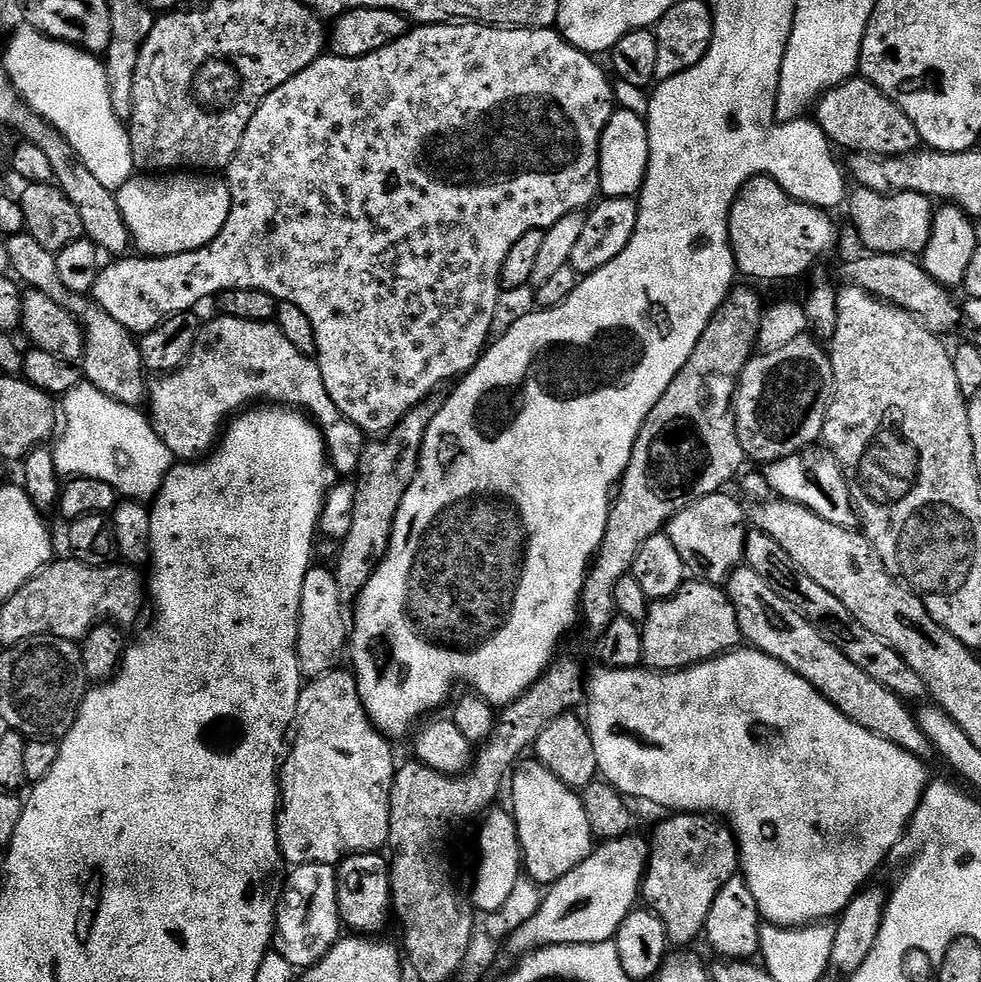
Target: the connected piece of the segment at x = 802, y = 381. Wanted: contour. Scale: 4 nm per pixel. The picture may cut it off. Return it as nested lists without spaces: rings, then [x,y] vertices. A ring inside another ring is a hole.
[[[811,335],[794,338],[782,350],[753,355],[736,383],[734,401],[736,433],[745,457],[753,465],[767,466],[813,447],[824,435],[833,386],[829,349]]]

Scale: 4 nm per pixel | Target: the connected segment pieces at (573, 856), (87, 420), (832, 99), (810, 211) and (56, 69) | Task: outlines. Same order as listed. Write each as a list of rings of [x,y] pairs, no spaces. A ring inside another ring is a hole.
[[[528,759],[517,763],[510,776],[510,815],[516,822],[516,839],[520,841],[522,868],[527,879],[539,886],[551,886],[590,855],[594,837],[581,793],[554,778],[539,760]]]
[[[87,382],[74,386],[62,397],[62,431],[55,441],[52,453],[61,477],[94,478],[98,482],[106,482],[121,497],[141,502],[151,501],[159,494],[165,476],[174,466],[172,451],[166,442],[162,442],[162,438],[158,438],[151,419],[140,408],[116,402]]]
[[[853,78],[824,93],[814,105],[814,123],[837,149],[849,148],[852,154],[869,156],[905,156],[917,151],[921,143],[914,122],[890,98],[886,98],[868,80]]]
[[[755,176],[747,180],[736,196],[728,215],[728,243],[736,259],[736,271],[741,277],[749,276],[752,280],[796,280],[799,276],[807,277],[812,269],[821,263],[827,252],[836,252],[838,231],[829,213],[823,208],[814,208],[796,200],[774,182],[771,176]]]
[[[23,26],[12,36],[8,44],[8,53],[2,60],[2,67],[8,72],[13,88],[18,90],[20,99],[29,104],[47,124],[59,130],[74,146],[74,150],[86,162],[90,174],[102,182],[102,186],[119,190],[126,181],[133,179],[132,147],[125,121],[114,114],[114,102],[110,100],[108,69],[99,55],[83,47],[63,40],[52,40],[44,36],[37,28]]]

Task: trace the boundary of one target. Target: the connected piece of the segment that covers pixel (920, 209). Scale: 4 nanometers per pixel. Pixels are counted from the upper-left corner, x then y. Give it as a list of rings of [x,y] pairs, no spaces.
[[[858,186],[849,193],[849,206],[853,222],[851,225],[869,253],[918,254],[924,250],[926,242],[929,241],[934,204],[927,196],[913,192],[882,196],[876,191]]]

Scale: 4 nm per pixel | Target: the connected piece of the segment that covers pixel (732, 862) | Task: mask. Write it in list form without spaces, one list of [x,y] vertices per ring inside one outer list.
[[[672,814],[669,820],[664,820],[652,832],[650,836],[650,847],[647,852],[648,868],[644,872],[644,882],[642,885],[642,896],[646,901],[647,907],[651,912],[659,918],[662,926],[666,926],[666,934],[669,941],[676,946],[692,946],[696,939],[704,936],[704,927],[706,926],[706,918],[710,918],[710,906],[714,906],[714,898],[718,898],[718,890],[722,890],[722,886],[726,886],[726,882],[730,882],[732,876],[737,875],[740,867],[740,845],[736,842],[736,836],[731,828],[724,823],[723,820],[711,814]]]

